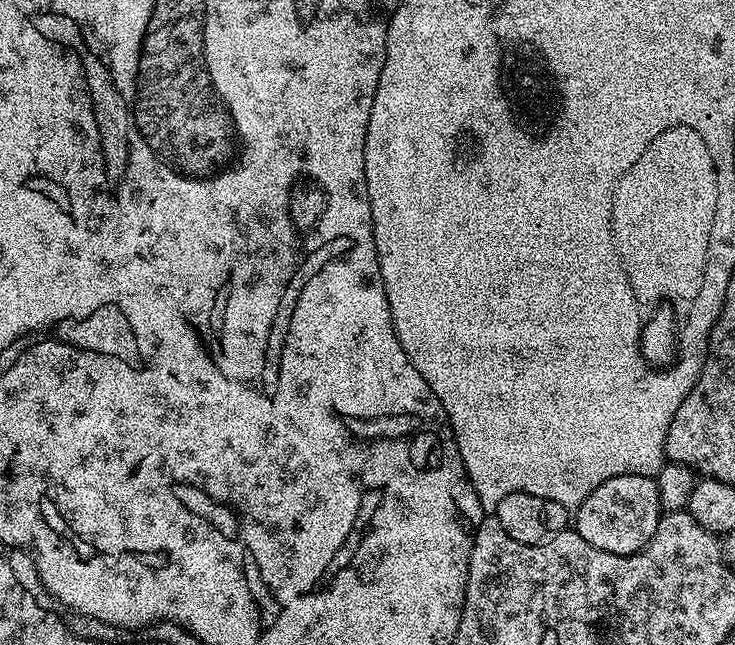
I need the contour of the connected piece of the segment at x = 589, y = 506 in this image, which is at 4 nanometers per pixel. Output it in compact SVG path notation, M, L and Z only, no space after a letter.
M618 475L591 492L574 512L574 528L592 546L607 553L629 556L640 552L653 537L662 509L655 479L644 475Z

